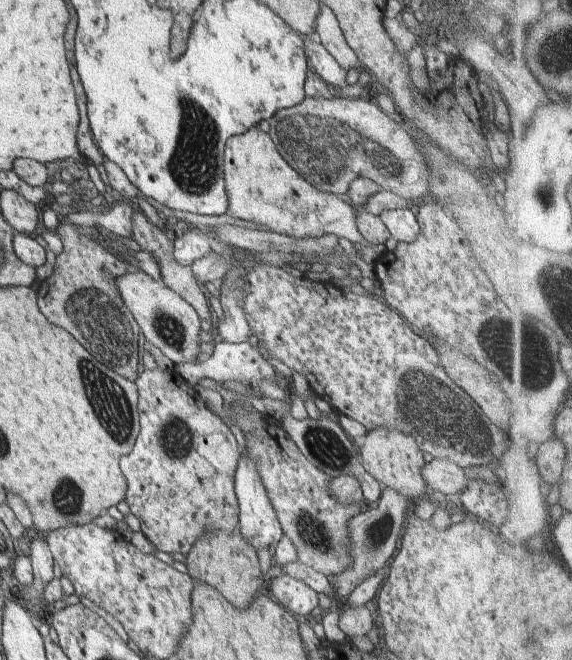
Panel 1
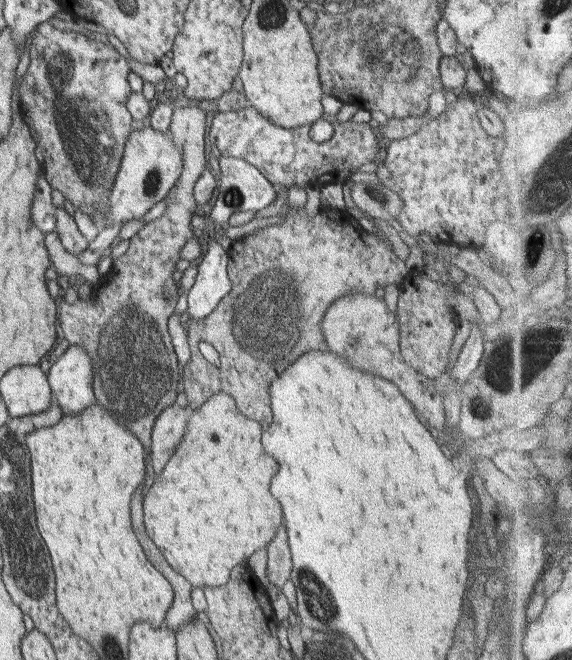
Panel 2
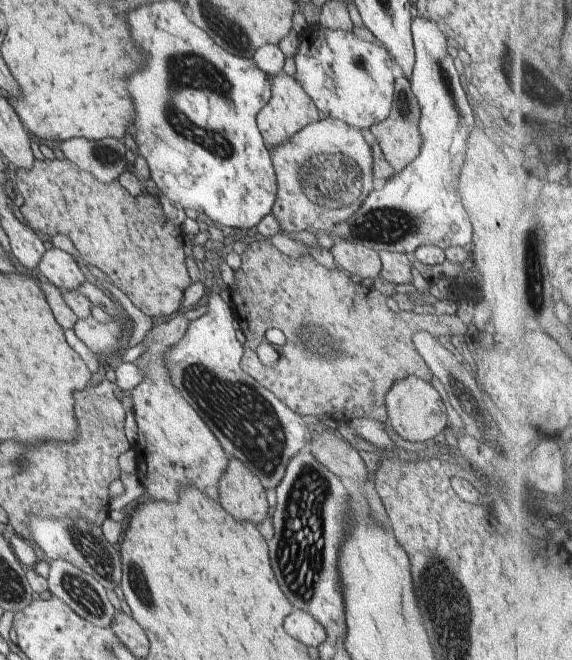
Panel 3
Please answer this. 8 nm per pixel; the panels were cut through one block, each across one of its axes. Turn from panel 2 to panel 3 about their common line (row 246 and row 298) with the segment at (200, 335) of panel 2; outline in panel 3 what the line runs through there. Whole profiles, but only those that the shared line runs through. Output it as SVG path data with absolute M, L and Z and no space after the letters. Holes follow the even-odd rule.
M260 238L255 240L250 248L244 254L242 254L240 258L240 266L237 270L234 271L235 281L233 285L228 287L231 294L231 302L230 304L233 306L233 313L236 318L237 323L239 324L239 328L244 332L246 341L243 344L243 357L241 358L241 367L252 377L256 382L259 382L264 388L267 388L280 402L283 402L294 414L298 415L310 415L310 416L320 416L320 414L326 414L326 416L330 416L335 421L341 422L350 422L353 418L371 418L374 420L382 421L386 423L389 418L387 417L387 408L385 403L385 396L387 392L390 390L390 387L394 384L394 381L398 379L403 379L408 375L416 375L420 376L420 378L424 378L424 372L430 372L428 370L428 365L426 366L426 362L422 358L422 356L418 353L416 347L414 347L414 343L412 343L412 335L413 331L411 331L411 326L417 326L417 330L427 331L431 333L433 336L438 337L440 335L460 335L465 336L469 331L469 324L460 324L460 316L456 314L445 314L444 317L436 315L436 314L418 314L414 316L413 320L406 324L404 320L398 315L398 313L392 312L388 305L386 304L386 296L382 294L382 292L378 292L377 289L371 286L364 286L361 283L354 283L350 280L350 274L340 267L335 267L333 269L324 267L320 262L316 261L310 254L305 254L298 258L289 257L288 255L284 255L281 251L278 251L276 247L271 243L270 239ZM302 326L310 326L310 346L308 344L299 343L298 333L302 330ZM268 328L277 328L280 329L285 337L285 344L275 346L278 354L279 360L276 361L272 366L267 366L258 358L258 346L262 343L266 343L266 330Z

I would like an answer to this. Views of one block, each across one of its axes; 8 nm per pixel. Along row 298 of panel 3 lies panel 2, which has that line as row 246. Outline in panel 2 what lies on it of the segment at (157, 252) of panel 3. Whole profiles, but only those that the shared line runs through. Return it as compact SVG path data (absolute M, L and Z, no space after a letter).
M197 106L175 107L169 131L174 142L183 148L182 174L167 194L170 205L162 217L146 223L129 240L128 251L115 259L111 274L102 279L100 300L104 306L112 306L116 315L100 332L96 343L88 338L88 344L74 345L68 344L70 340L59 338L65 350L70 346L98 346L98 352L90 358L95 370L95 403L106 407L122 426L139 438L145 454L151 452L152 427L156 418L166 407L173 405L181 388L182 369L168 330L168 320L174 314L181 292L176 288L172 273L180 259L181 248L196 234L190 220L199 211L193 188L206 169L206 112Z

